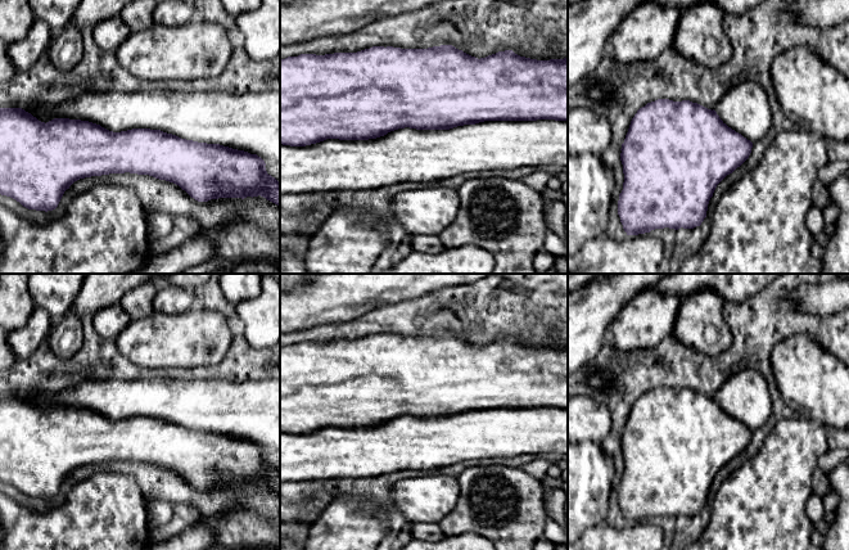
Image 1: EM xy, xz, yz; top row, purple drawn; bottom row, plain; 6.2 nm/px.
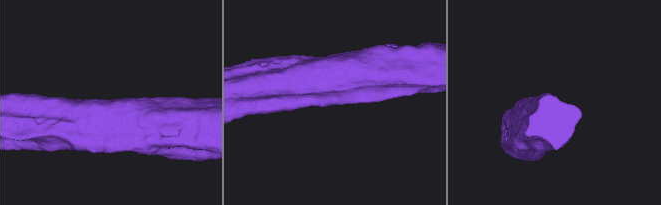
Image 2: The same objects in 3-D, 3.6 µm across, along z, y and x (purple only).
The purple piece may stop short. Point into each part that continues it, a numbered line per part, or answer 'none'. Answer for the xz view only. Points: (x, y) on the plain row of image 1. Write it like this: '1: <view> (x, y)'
1: xz (406, 442)

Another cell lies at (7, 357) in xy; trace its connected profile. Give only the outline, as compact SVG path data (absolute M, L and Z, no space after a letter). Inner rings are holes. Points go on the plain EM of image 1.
M0 328L0 371L18 361L18 357L10 350L6 337L8 332Z

